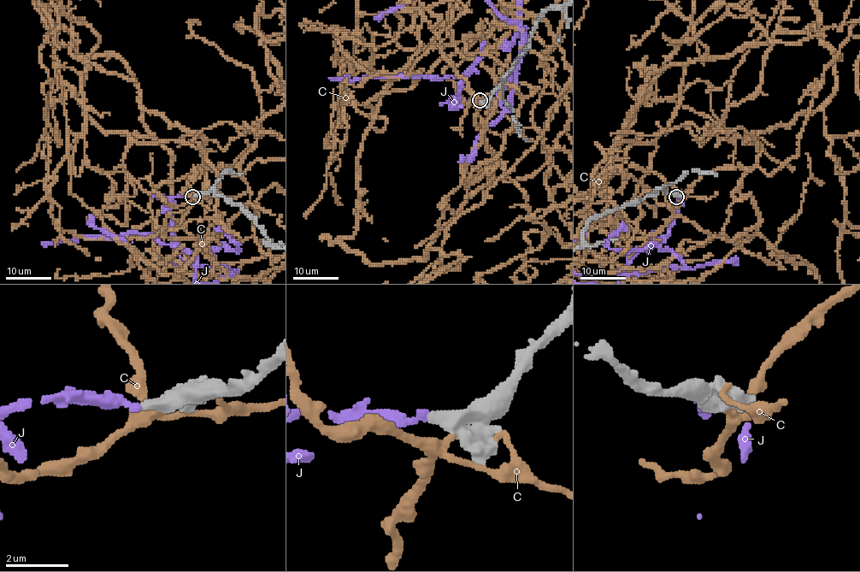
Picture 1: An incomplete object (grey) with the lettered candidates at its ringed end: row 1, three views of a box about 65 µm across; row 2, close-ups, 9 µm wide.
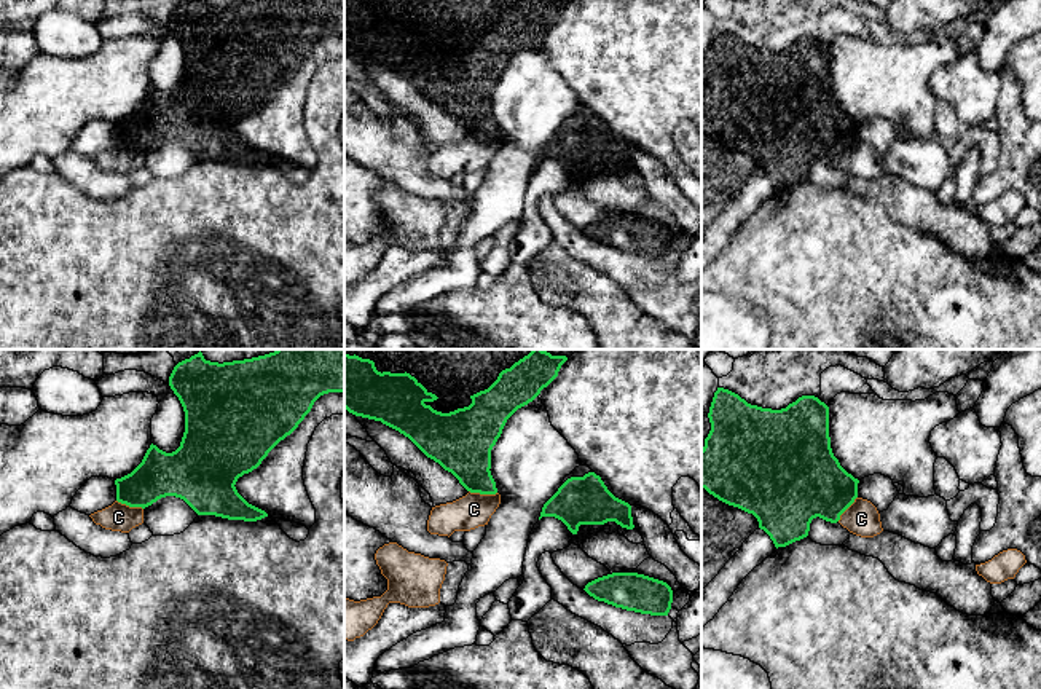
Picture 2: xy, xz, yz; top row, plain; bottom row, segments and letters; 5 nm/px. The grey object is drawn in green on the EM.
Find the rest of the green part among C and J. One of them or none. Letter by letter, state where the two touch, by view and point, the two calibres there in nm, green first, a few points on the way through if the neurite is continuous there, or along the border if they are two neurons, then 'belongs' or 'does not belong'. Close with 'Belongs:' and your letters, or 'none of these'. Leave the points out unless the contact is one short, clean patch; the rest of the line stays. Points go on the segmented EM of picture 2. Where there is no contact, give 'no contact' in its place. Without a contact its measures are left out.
C: xz (483, 493) | 280/170 nm | does not belong
J: no contact | belongs
Belongs: J

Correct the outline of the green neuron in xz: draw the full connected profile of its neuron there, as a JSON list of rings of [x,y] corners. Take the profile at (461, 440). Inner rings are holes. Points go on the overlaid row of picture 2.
[[[532,349],[499,373],[472,404],[450,413],[429,404],[438,397],[410,373],[378,372],[375,362],[344,354],[344,408],[381,421],[408,437],[470,493],[496,494],[491,450],[507,419],[532,402],[556,376],[566,356]]]

